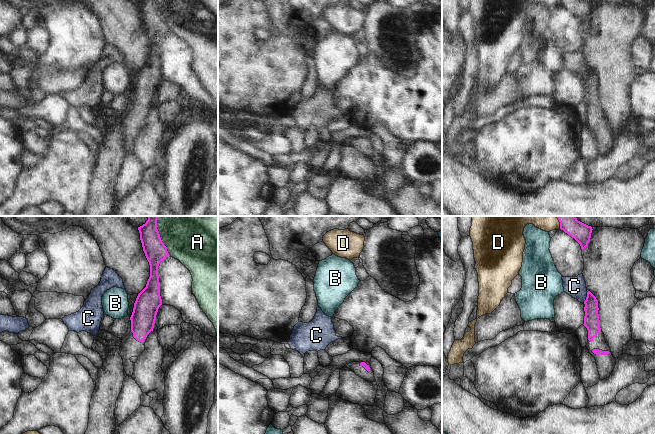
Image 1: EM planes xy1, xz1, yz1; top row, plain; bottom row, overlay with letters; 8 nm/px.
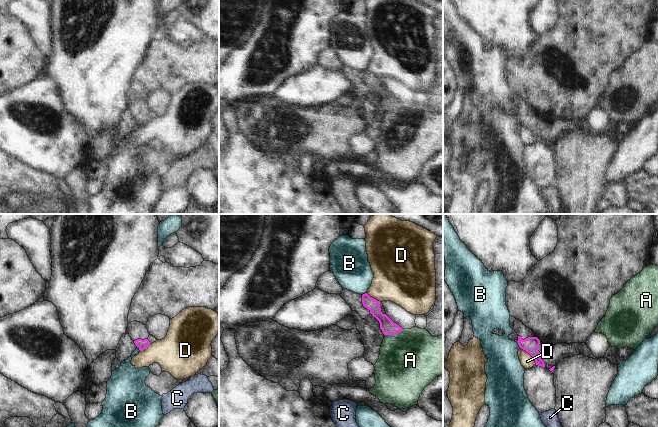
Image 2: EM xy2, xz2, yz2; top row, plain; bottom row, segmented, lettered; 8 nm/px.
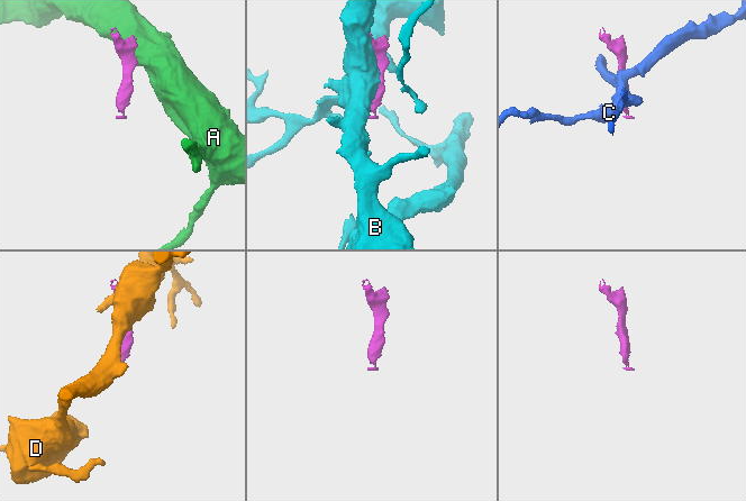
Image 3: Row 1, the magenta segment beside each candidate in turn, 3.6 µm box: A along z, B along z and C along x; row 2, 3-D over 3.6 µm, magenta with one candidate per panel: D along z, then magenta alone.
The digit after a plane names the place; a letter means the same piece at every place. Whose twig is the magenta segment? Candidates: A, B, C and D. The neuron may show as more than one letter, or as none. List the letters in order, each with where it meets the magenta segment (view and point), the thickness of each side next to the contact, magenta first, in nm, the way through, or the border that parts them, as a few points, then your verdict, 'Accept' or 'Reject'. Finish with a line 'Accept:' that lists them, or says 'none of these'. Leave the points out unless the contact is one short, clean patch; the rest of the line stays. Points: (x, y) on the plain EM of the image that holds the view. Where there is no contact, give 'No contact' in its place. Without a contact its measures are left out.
A: Touches magenta at xy1 (161, 16). Thickness 180 nm (magenta) against 320 nm. Boundary: xy1 (156, 0), (161, 17), (170, 31). Reject
B: Touches magenta at yz2 (518, 120). Thickness 120 nm (magenta) against 280 nm. Boundary: yz2 (517, 117), (520, 123). Reject
C: Touches magenta at yz1 (587, 72). Thickness 130 nm (magenta) against 160 nm. Boundary: yz1 (587, 66), (587, 72), (583, 78). Reject
D: Touches magenta at yz2 (530, 130). Thickness 120 nm (magenta) against 110 nm. Boundary: yz2 (520, 123), (533, 134), (536, 140). Reject
Accept: none of these

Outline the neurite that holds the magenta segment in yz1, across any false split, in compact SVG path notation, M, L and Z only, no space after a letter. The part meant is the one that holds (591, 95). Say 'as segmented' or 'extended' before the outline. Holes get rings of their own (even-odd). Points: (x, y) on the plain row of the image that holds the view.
extended; M590 67L587 68L584 80L585 92L583 101L588 106L589 116L586 123L596 136L600 156L604 156L611 151L616 141L616 135L613 133L600 104L598 76Z

